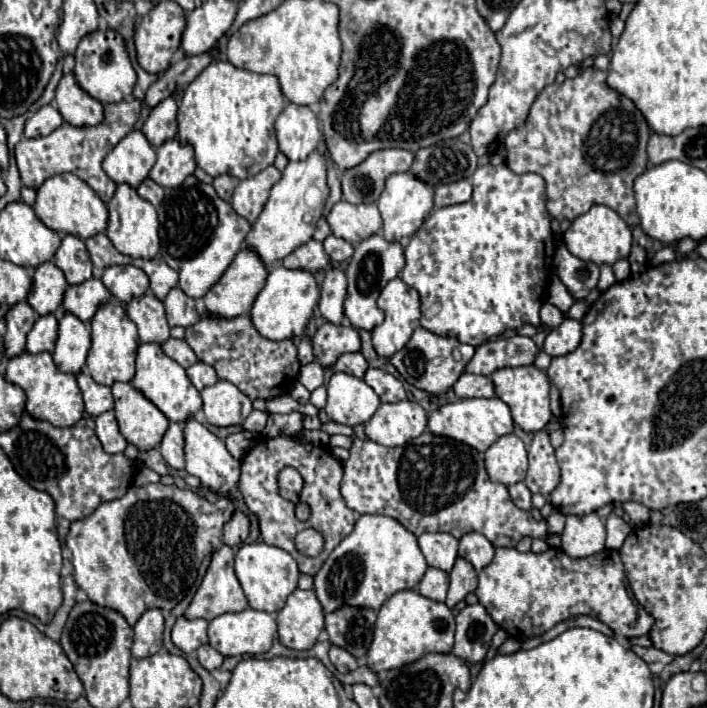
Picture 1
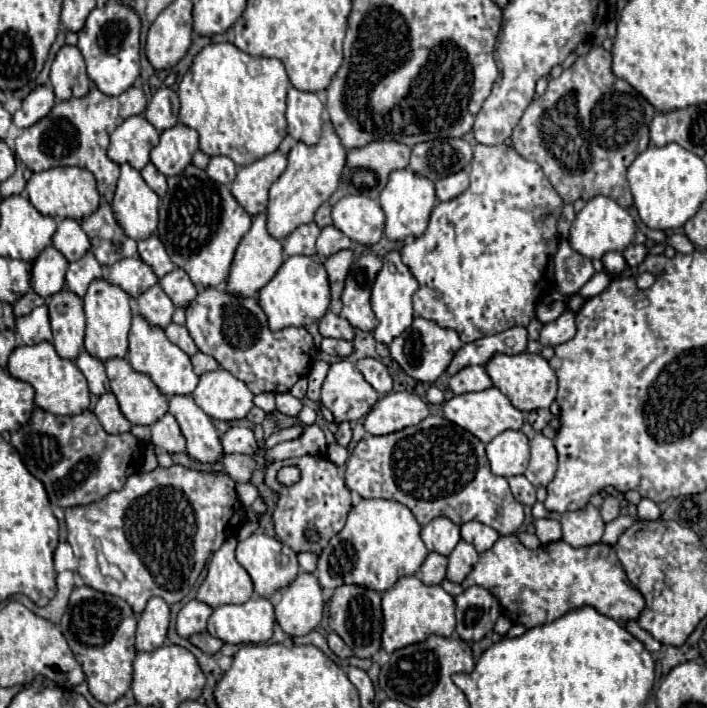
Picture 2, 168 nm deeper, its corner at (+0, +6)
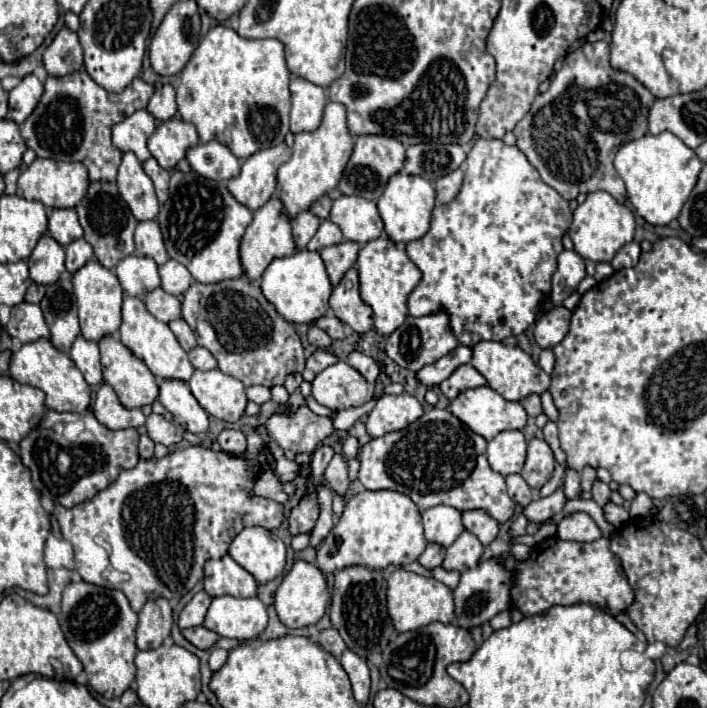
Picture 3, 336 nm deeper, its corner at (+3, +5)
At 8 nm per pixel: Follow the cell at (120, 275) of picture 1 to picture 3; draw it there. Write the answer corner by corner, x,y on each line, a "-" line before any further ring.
131,254
131,256
123,258
117,264
115,274
117,274
123,290
129,296
143,298
147,292
161,286
157,264
147,256
133,256

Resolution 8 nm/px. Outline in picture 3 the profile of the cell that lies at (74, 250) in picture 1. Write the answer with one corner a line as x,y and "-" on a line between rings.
53,208
49,214
49,234
61,246
67,246
71,240
81,238
83,230
79,226
75,208

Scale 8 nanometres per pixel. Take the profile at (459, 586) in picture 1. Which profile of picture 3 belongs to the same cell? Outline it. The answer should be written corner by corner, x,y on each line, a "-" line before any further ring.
463,530
463,534
447,548
443,568
465,572
479,564
481,554
483,554
483,544
479,542
479,538
469,530

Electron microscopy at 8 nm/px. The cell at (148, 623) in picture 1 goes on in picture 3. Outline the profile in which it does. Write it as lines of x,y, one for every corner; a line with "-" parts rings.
165,598
149,600
139,612
137,626
137,648
149,650
159,648
169,636
173,626
173,610

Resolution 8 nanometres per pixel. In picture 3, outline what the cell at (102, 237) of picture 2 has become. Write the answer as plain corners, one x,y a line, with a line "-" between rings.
91,182
85,198
75,206
75,210
79,214
79,224
83,226
83,230
91,230
91,232
85,232
85,240
91,240
91,244
95,248
95,258
101,262
101,266
115,268
119,260
133,254
133,250
135,250
133,232
137,226
137,218
131,214
129,206
117,192
115,182

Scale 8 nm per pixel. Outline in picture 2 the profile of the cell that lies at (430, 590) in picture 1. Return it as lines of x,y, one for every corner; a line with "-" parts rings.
430,553
422,563
418,577
424,581
424,585
442,585
442,581
446,579
446,565
448,559
444,555

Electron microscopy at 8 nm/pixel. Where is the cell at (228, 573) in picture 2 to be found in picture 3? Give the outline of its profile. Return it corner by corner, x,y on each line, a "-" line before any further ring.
229,554
219,560
209,560
205,564
205,592
209,596
255,596
257,586
257,580

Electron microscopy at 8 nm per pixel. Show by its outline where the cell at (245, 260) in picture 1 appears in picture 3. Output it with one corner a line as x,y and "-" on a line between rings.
273,196
265,202
255,214
253,222
247,226
247,232
241,240
241,264
245,268
247,278
259,278
273,258
283,258
285,254
295,254
295,242
291,236
291,220
285,214
285,206
279,196

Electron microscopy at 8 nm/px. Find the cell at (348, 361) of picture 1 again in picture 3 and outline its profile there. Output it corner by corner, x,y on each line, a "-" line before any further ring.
311,324
311,326
309,326
307,340
309,340
309,344
313,344
315,348
329,348
329,346
331,346
331,338
329,338
321,328
317,328
317,324

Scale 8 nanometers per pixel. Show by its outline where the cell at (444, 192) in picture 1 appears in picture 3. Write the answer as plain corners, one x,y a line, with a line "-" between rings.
455,170
443,178
439,178
435,182
435,192
437,192
437,200
441,204
449,204
461,190
461,182
463,182
463,170

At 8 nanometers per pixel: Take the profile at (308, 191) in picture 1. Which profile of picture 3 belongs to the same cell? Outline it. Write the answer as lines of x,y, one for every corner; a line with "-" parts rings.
329,102
325,106
323,122
313,132
301,132
295,136
293,154
291,158
279,168
277,182
279,182
279,198
285,204
287,216
295,218
301,210
311,208
311,204
333,190
343,174
343,168
353,152
353,134
347,128
347,110
339,102

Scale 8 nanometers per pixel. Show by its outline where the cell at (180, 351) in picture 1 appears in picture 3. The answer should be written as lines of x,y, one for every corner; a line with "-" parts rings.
179,318
179,320
173,320
173,322
169,322
169,328
173,330
175,338
179,340
179,344
183,346
185,352
189,352
193,346
197,346
195,334
193,334
193,330
187,326
185,320
181,320
181,318

